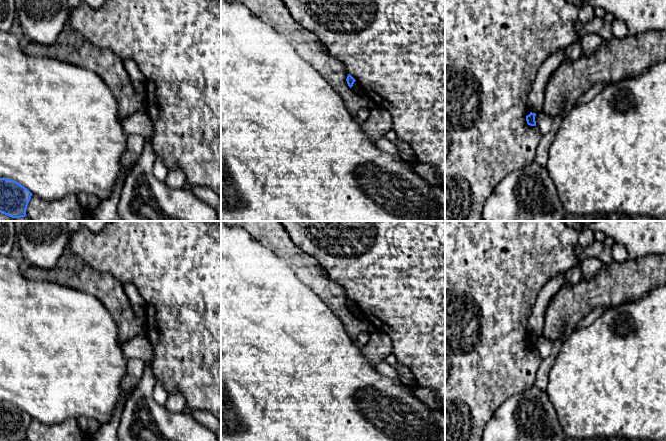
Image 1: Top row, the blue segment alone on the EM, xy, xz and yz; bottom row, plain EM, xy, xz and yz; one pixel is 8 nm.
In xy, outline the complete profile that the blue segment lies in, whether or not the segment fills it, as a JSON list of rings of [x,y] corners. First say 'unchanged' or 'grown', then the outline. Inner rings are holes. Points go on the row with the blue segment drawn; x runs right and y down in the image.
unchanged | [[[0,178],[0,213],[12,218],[25,217],[32,193],[20,183]]]

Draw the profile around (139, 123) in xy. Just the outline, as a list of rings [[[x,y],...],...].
[[[146,110],[135,112],[122,120],[127,135],[138,134],[144,138],[144,148],[133,169],[126,175],[117,205],[122,221],[219,221],[217,212],[210,205],[198,199],[191,191],[173,189],[159,181],[153,174],[156,159],[152,146],[153,125]]]

